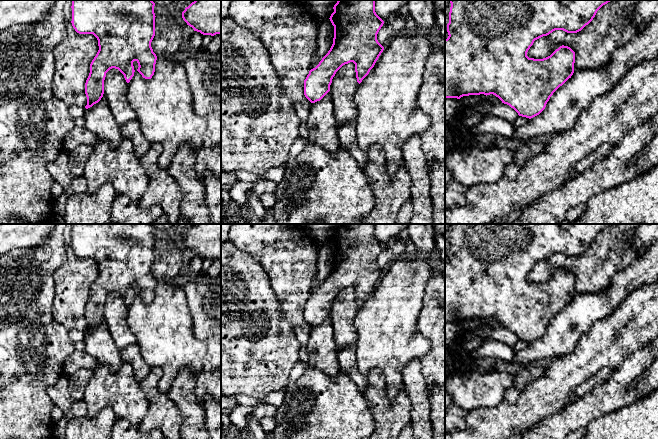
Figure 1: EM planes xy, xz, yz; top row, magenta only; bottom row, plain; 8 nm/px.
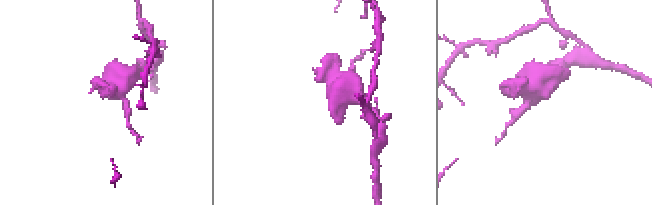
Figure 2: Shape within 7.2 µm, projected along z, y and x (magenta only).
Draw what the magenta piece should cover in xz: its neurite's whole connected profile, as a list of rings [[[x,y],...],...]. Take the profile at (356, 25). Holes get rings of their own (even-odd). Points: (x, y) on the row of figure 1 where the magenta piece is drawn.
[[[338,0],[333,9],[334,12],[329,18],[334,26],[333,44],[304,80],[304,95],[311,103],[320,101],[330,91],[336,72],[350,62],[355,64],[356,78],[360,84],[384,50],[377,40],[377,34],[384,21],[375,12],[375,0]]]

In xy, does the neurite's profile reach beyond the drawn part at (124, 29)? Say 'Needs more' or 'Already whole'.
Already whole

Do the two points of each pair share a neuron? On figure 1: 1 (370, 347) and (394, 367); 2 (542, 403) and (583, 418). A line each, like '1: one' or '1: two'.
1: one
2: two

